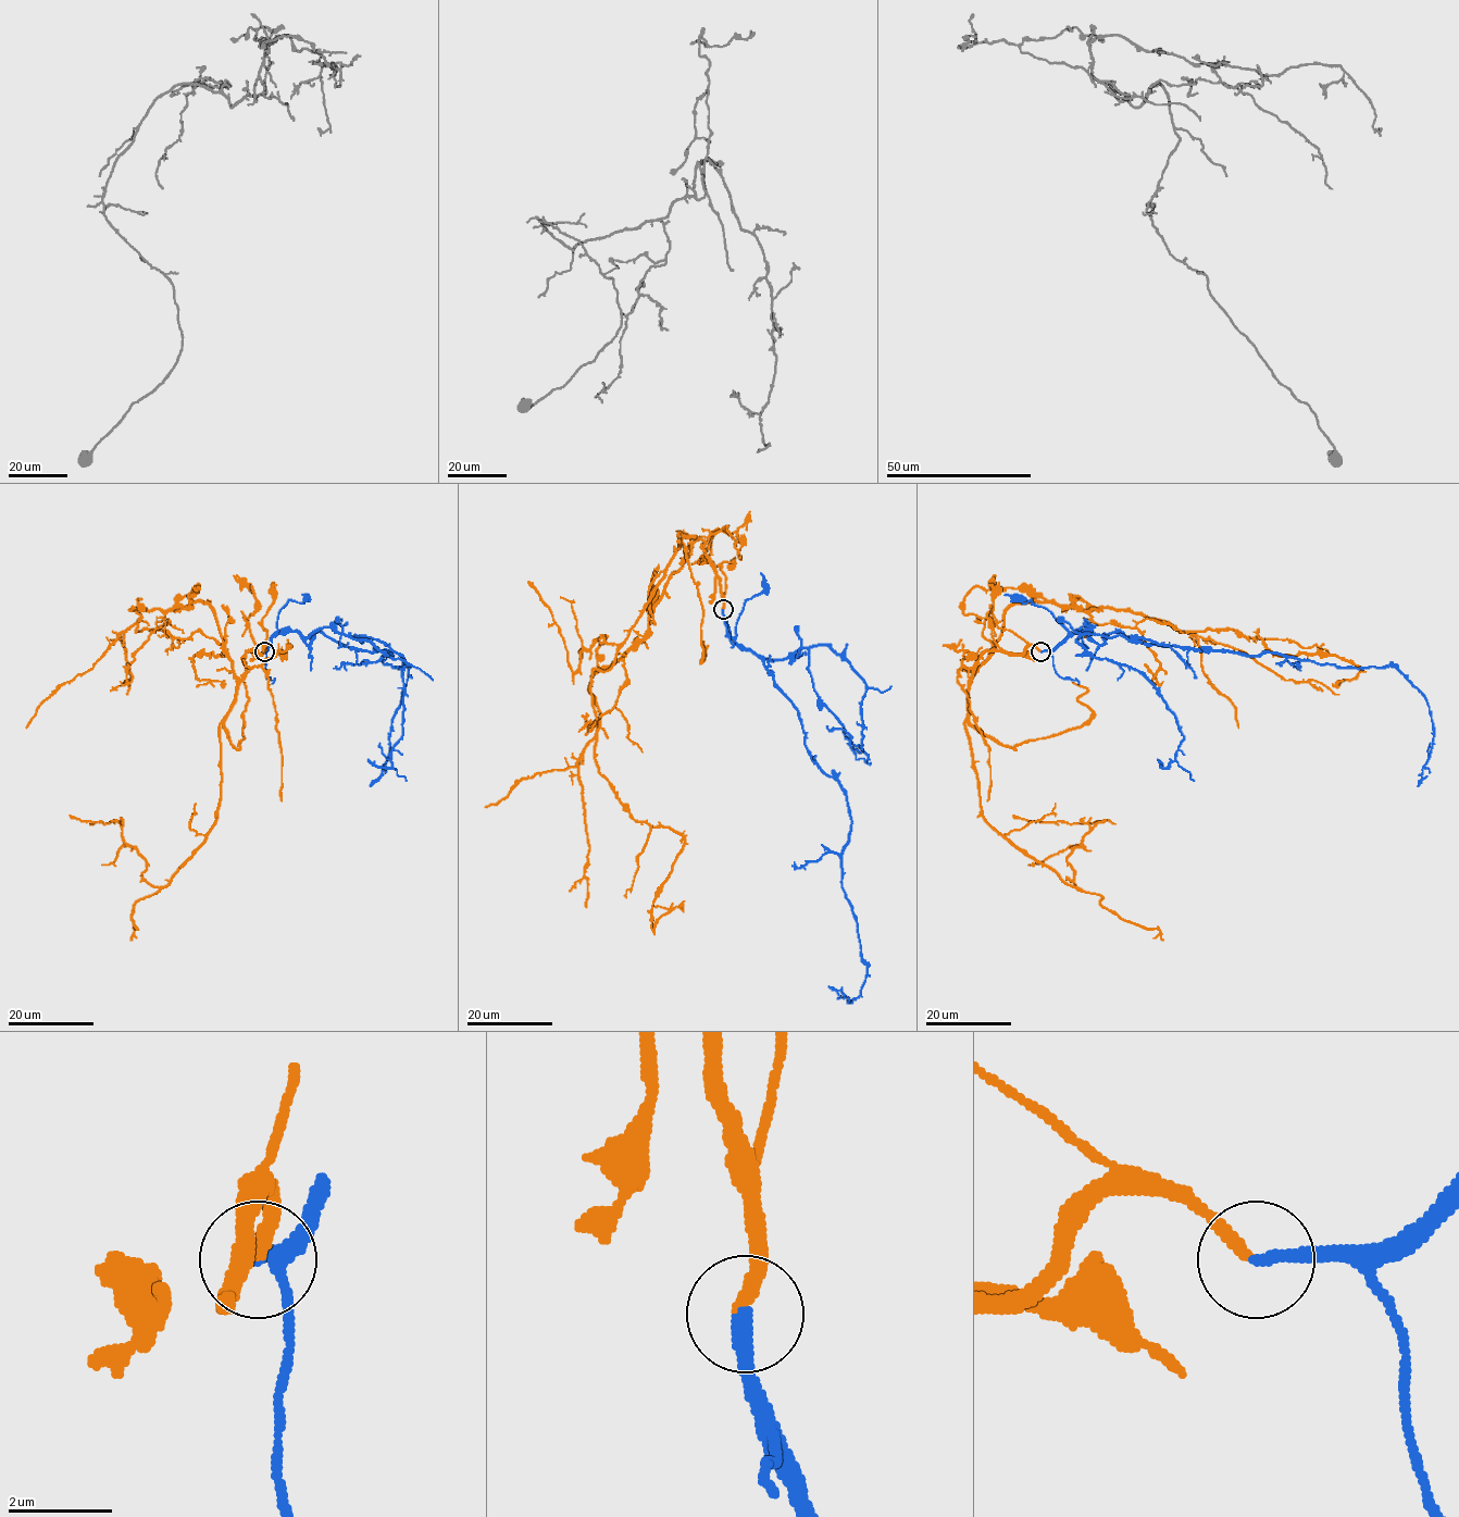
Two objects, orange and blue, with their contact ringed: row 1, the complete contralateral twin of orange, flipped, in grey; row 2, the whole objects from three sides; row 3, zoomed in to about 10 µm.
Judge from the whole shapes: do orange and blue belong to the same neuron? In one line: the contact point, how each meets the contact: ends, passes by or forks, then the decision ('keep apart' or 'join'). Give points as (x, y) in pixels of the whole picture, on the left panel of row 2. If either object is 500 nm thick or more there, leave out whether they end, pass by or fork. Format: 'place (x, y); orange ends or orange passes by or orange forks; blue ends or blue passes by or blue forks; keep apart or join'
place (264, 651); orange ends; blue ends; join

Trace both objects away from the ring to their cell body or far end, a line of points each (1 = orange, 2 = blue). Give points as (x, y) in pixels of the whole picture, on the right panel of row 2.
1: (1039, 651), (986, 651), (971, 679), (1004, 613), (1048, 601), (1258, 631), (1272, 653), (1360, 667), (1332, 683)
2: (1040, 651), (1076, 632), (1099, 645), (1122, 632), (1208, 653), (1395, 666), (1431, 717), (1418, 786)

